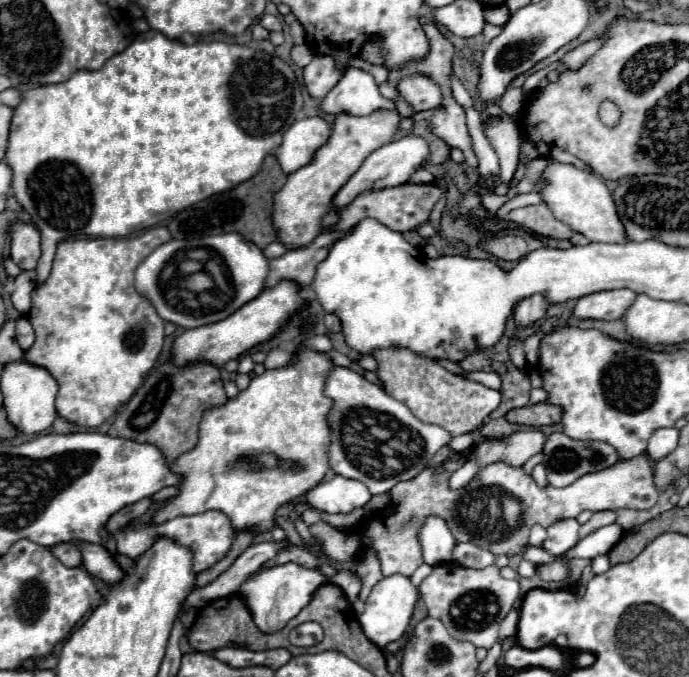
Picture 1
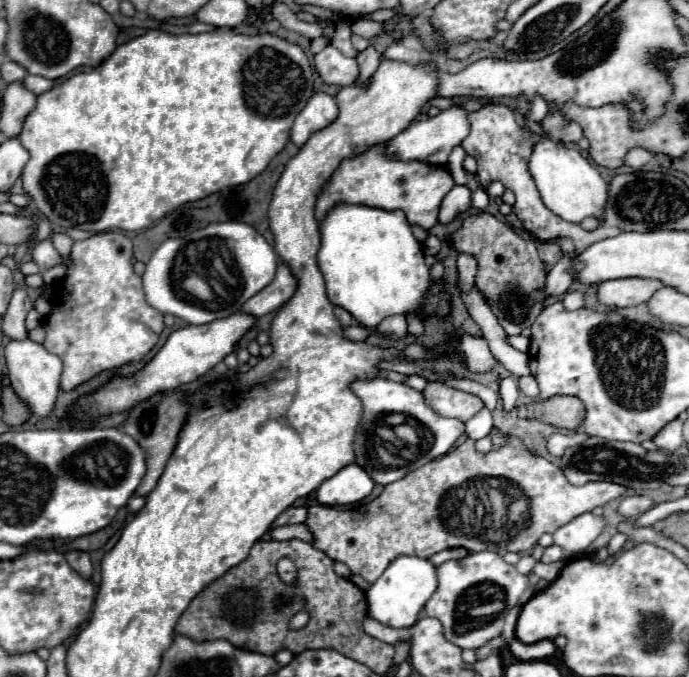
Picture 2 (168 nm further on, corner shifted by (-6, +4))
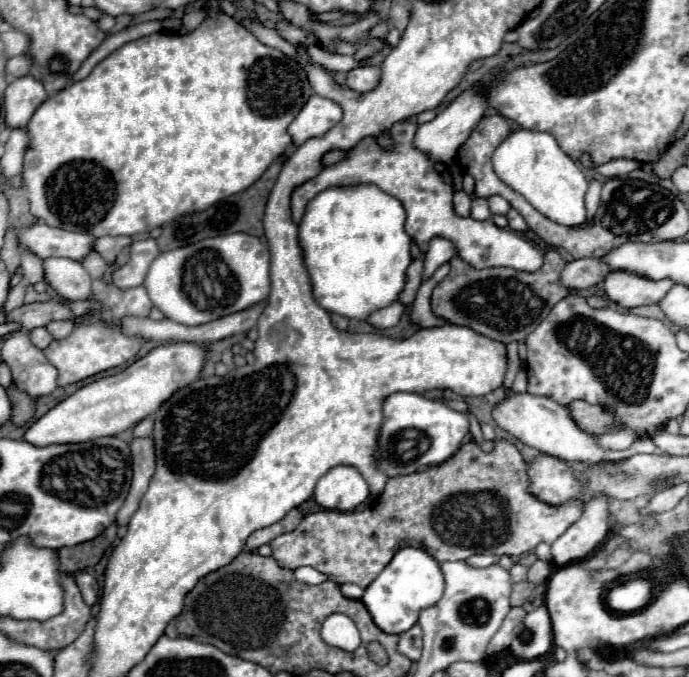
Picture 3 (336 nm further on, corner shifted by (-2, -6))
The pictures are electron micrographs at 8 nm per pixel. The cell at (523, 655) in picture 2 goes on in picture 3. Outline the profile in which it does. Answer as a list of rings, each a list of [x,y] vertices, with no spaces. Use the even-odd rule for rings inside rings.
[[[545,606],[529,612],[523,620],[523,630],[527,630],[531,634],[529,642],[523,642],[519,636],[513,638],[509,650],[513,652],[515,658],[519,660],[535,660],[545,656],[553,642],[551,642],[551,620],[549,620],[549,612]]]

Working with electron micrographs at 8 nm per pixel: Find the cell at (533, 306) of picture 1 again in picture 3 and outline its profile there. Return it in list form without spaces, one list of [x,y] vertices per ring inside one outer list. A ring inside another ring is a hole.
[[[581,258],[569,262],[559,274],[559,282],[567,290],[585,290],[605,278],[605,266],[597,262],[597,258]]]

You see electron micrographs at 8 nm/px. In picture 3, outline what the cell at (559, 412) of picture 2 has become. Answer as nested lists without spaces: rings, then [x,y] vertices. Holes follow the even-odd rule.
[[[573,400],[569,404],[569,414],[571,418],[575,420],[575,424],[587,432],[587,434],[593,434],[593,436],[599,436],[603,432],[609,432],[613,426],[613,416],[601,408],[601,406],[591,406],[583,400]]]

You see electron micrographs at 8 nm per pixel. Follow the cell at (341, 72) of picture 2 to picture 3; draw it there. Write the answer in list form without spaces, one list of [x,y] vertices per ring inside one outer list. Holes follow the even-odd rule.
[[[363,66],[347,72],[347,88],[355,92],[369,92],[377,86],[379,82],[379,66]]]

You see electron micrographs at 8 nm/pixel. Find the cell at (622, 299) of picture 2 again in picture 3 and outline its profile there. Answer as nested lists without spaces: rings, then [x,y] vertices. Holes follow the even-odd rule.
[[[607,274],[603,280],[605,296],[621,308],[637,308],[657,304],[673,286],[669,280],[649,280],[637,278],[637,274]]]

